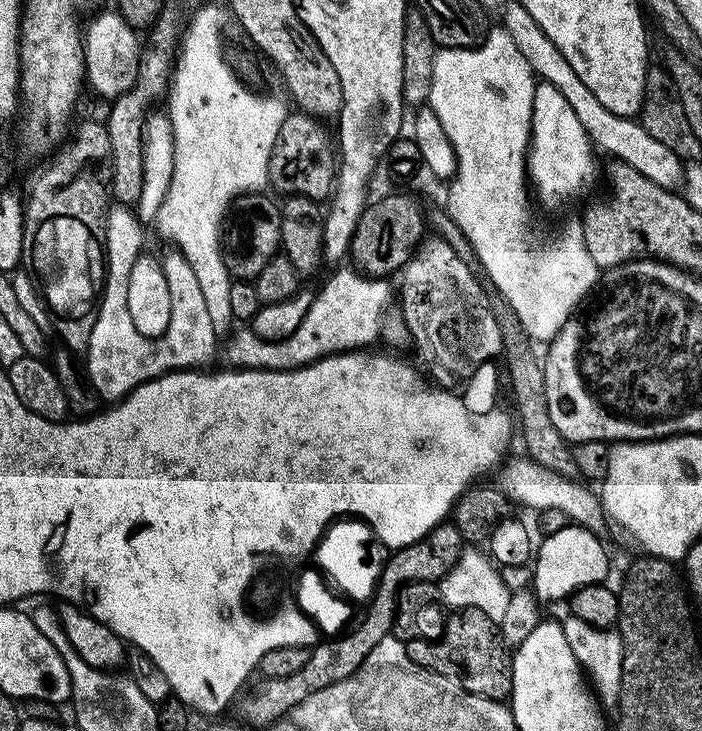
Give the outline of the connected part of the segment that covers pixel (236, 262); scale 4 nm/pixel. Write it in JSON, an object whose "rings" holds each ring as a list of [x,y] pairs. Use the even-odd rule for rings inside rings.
{"rings":[[[245,194],[237,196],[232,202],[232,207],[228,210],[228,215],[224,217],[224,222],[220,230],[220,253],[224,259],[224,265],[228,275],[233,280],[255,281],[258,273],[262,270],[264,261],[281,251],[280,247],[280,210],[277,201],[272,201],[268,194]]]}

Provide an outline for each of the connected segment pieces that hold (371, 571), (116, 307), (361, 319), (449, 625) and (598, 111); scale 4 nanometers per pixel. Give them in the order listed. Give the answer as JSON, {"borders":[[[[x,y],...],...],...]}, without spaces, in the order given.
{"borders":[[[[346,510],[345,513],[335,513],[333,516],[328,516],[318,522],[317,526],[321,527],[321,531],[317,532],[316,542],[320,542],[320,560],[324,564],[324,570],[330,574],[330,578],[340,584],[344,590],[348,590],[354,598],[361,600],[363,604],[367,605],[368,601],[372,599],[372,593],[376,590],[376,585],[379,581],[382,570],[384,569],[386,560],[382,553],[382,545],[378,537],[378,527],[376,524],[369,524],[367,517],[362,514],[351,513]]],[[[175,250],[169,251],[170,254],[168,257],[162,260],[163,272],[165,274],[166,282],[169,283],[170,290],[170,322],[169,328],[166,330],[161,337],[158,337],[156,340],[151,340],[148,337],[143,337],[142,334],[134,330],[134,325],[130,322],[130,316],[127,314],[127,306],[124,302],[124,292],[125,285],[118,282],[118,284],[112,284],[112,282],[105,283],[104,291],[100,298],[100,303],[96,310],[96,321],[94,322],[94,330],[90,334],[90,342],[88,343],[88,351],[86,353],[86,359],[88,359],[88,376],[92,379],[92,384],[96,387],[95,395],[97,397],[103,398],[105,396],[108,399],[108,402],[116,402],[121,398],[128,395],[132,392],[139,384],[145,384],[147,380],[155,380],[158,376],[163,376],[166,372],[175,372],[177,370],[200,370],[205,366],[211,365],[208,364],[211,362],[215,356],[218,356],[218,344],[216,348],[216,343],[218,343],[218,337],[216,331],[214,330],[214,322],[210,322],[210,314],[206,310],[206,298],[202,298],[202,288],[198,286],[198,276],[194,274],[194,270],[188,262],[186,262],[183,255],[180,252]]],[[[348,268],[334,273],[325,282],[324,289],[312,296],[312,305],[301,324],[284,340],[264,340],[251,327],[240,326],[227,337],[228,345],[225,348],[223,345],[222,356],[236,370],[291,370],[326,356],[372,346],[368,344],[374,343],[380,332],[380,311],[388,300],[390,284],[387,279],[373,278]]],[[[457,608],[451,615],[444,624],[444,633],[437,644],[429,638],[407,641],[408,657],[426,670],[455,676],[463,688],[474,694],[491,700],[507,701],[512,694],[512,666],[497,621],[477,608]]],[[[587,91],[583,93],[582,98],[584,108],[582,107],[580,121],[589,140],[599,151],[601,148],[602,151],[609,152],[609,157],[624,160],[630,166],[634,166],[634,170],[638,170],[638,174],[642,174],[650,182],[663,188],[672,190],[681,183],[682,161],[680,157],[674,155],[666,146],[662,146],[662,142],[658,142],[658,138],[650,138],[650,134],[643,124],[635,119],[619,116],[606,110],[606,106],[602,106],[602,102],[598,102],[598,98],[594,98],[594,94]]]]}

